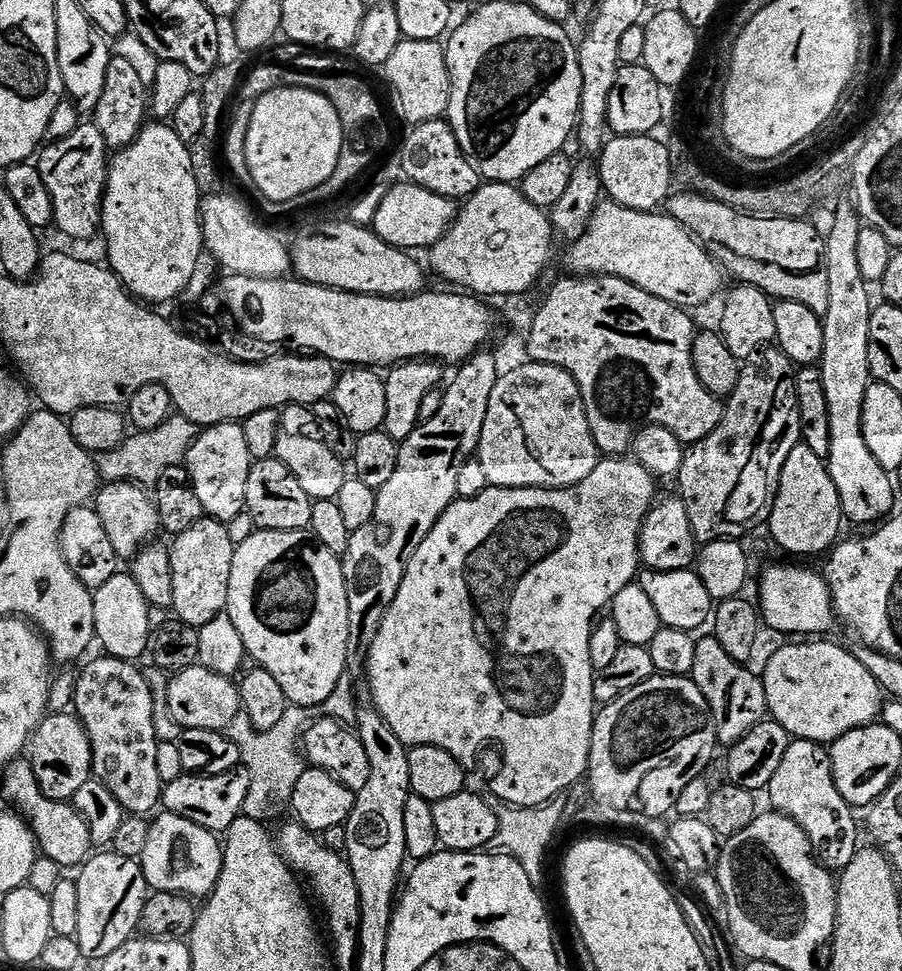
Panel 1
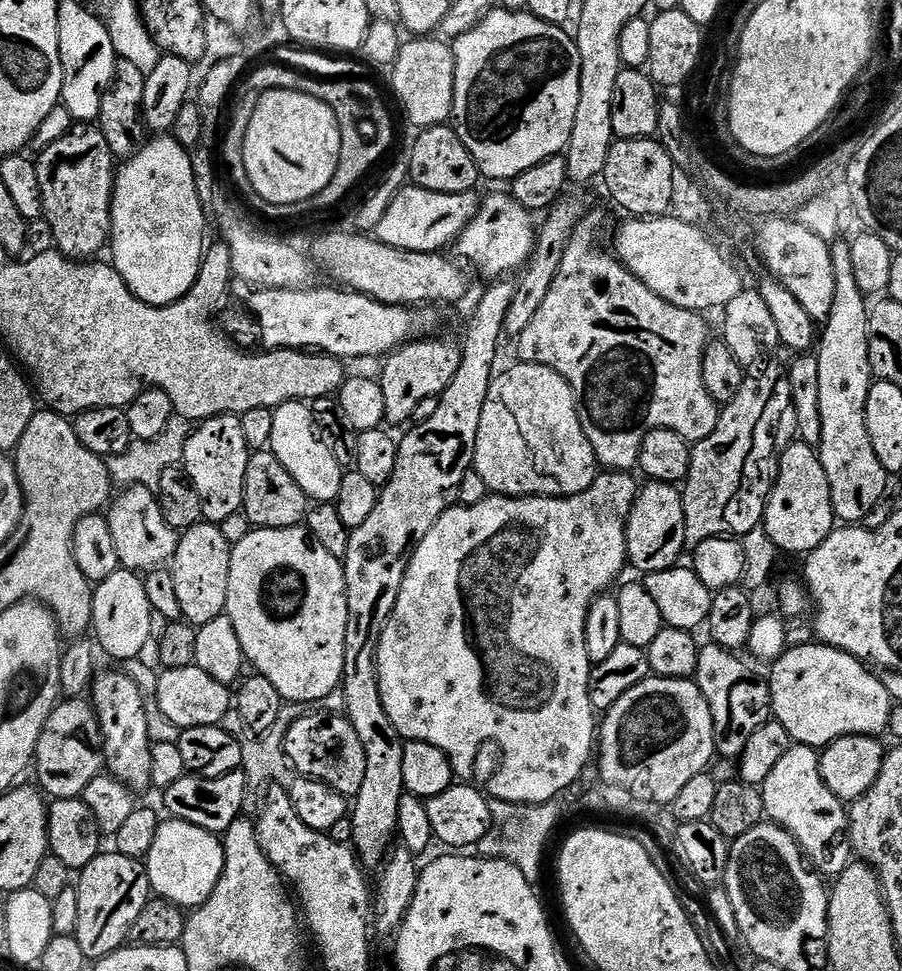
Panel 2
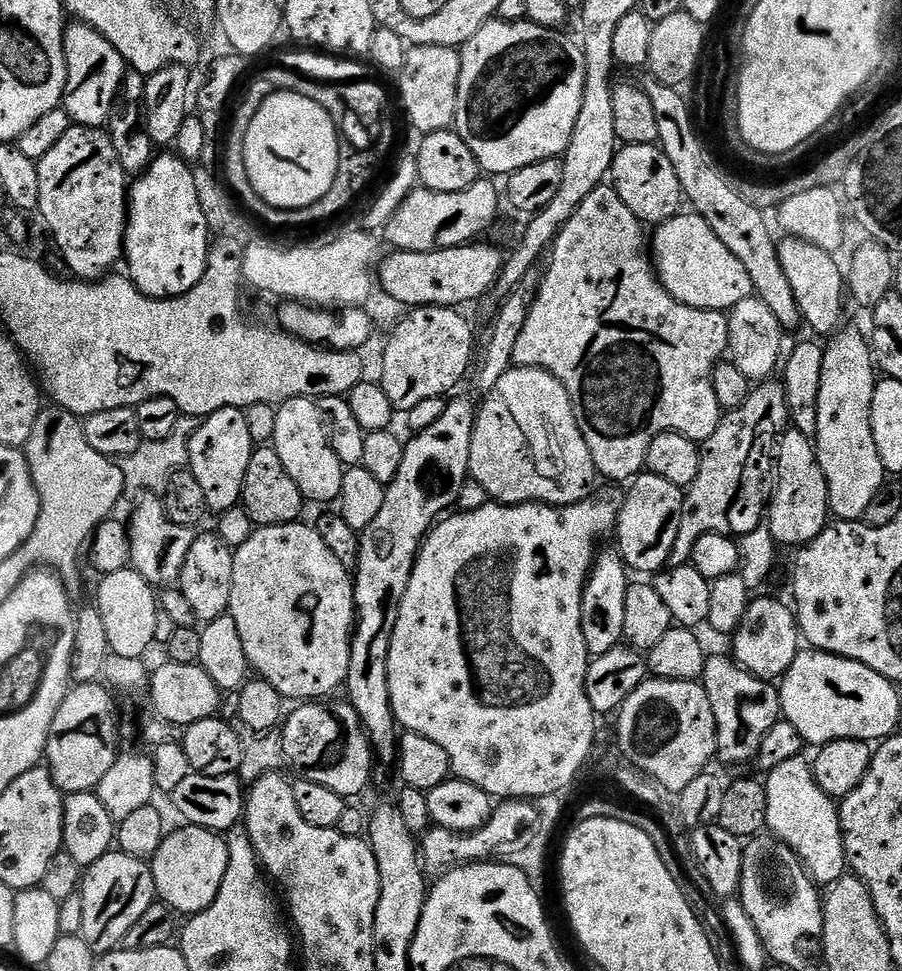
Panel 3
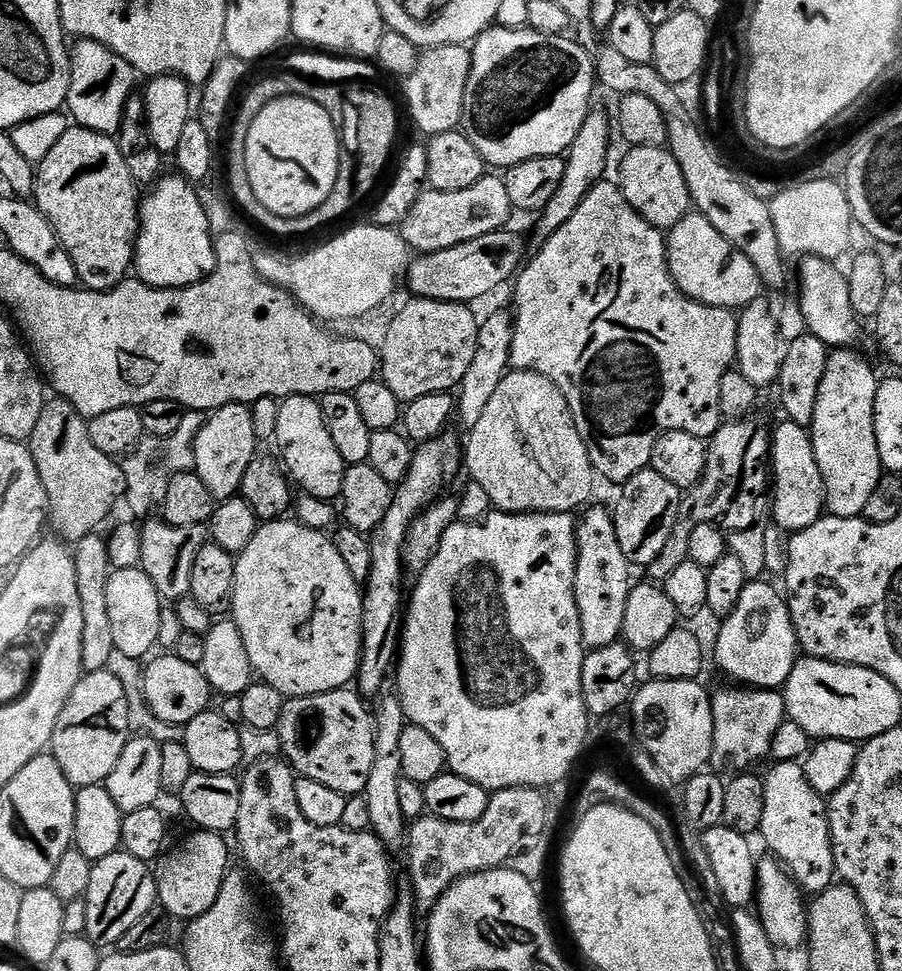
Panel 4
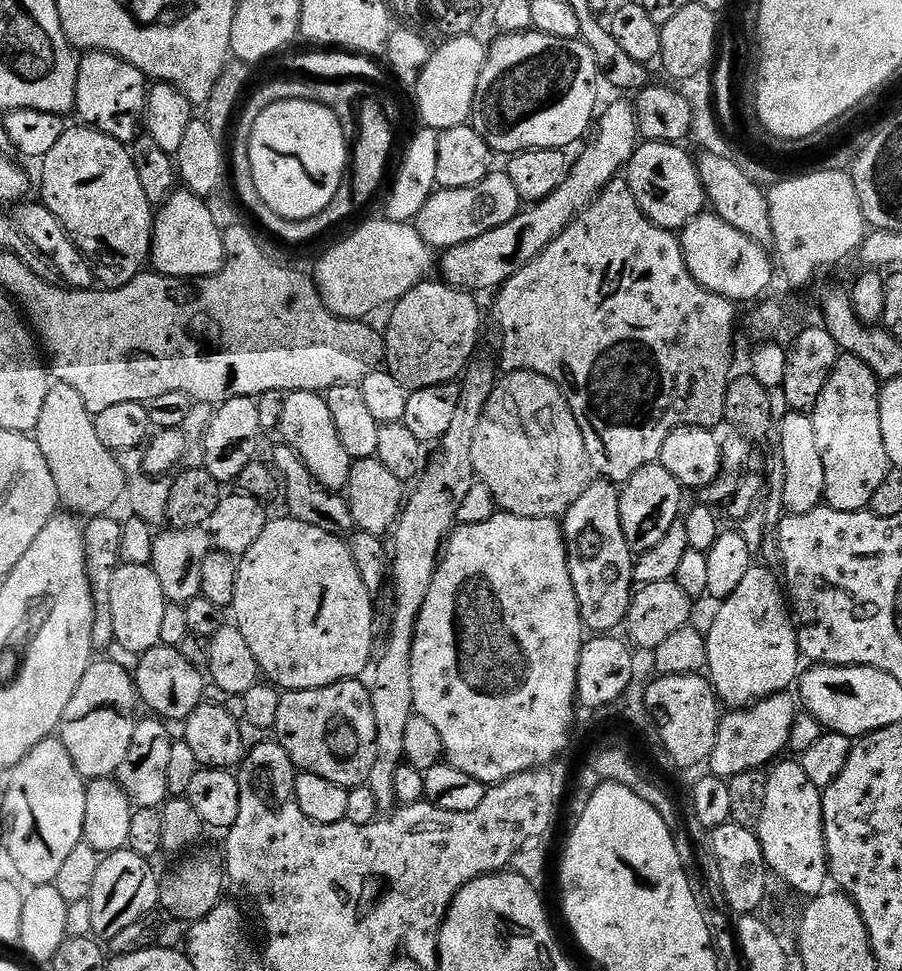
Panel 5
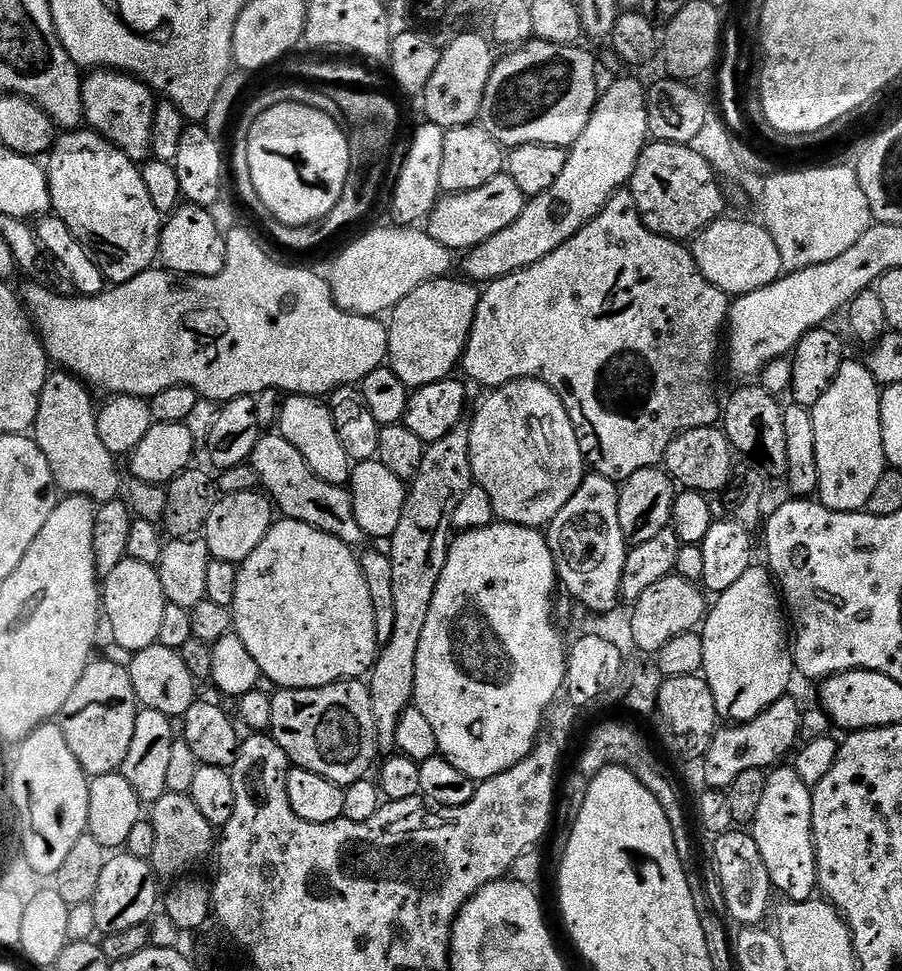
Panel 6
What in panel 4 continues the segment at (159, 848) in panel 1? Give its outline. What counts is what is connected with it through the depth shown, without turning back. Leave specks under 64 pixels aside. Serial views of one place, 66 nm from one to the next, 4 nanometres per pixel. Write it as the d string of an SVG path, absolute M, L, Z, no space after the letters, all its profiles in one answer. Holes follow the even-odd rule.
M198 830L187 840L177 856L165 855L161 859L156 868L157 901L168 915L173 918L193 920L204 914L206 910L210 910L214 902L217 901L222 882L230 868L228 865L228 848L230 852L230 846L229 843L227 846L225 840L227 839L217 832Z

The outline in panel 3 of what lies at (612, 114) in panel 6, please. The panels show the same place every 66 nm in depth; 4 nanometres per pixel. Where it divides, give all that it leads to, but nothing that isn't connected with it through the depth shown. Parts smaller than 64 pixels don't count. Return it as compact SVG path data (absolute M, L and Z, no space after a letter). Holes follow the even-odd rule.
M469 242L458 248L435 248L433 252L392 250L378 265L378 284L392 300L414 308L456 308L491 293L504 268L505 253L492 244Z

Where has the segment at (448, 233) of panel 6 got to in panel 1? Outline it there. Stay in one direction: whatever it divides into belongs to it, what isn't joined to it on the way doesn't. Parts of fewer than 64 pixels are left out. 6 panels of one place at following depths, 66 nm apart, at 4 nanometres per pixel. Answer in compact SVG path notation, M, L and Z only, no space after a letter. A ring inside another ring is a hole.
M396 182L389 188L386 198L382 198L382 206L378 206L378 214L374 218L371 229L378 238L382 238L395 248L427 250L433 248L447 234L457 215L457 201L434 194L411 182Z

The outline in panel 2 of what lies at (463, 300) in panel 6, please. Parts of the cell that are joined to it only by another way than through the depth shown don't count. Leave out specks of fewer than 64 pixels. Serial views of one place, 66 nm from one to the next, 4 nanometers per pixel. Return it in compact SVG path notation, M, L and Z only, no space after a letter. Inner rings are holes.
M421 338L413 340L397 348L383 361L384 369L378 373L382 386L382 399L386 401L385 421L390 425L407 425L412 420L414 410L418 410L426 398L441 396L450 386L454 374L458 374L461 358L461 345L452 340L436 340L437 338Z

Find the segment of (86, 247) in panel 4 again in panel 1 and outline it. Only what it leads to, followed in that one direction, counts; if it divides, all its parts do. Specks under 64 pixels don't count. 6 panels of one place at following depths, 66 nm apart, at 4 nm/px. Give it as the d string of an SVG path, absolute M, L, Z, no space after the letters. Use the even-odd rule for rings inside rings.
M95 122L80 123L70 138L51 141L39 153L38 167L42 182L50 192L50 202L54 204L54 228L62 235L72 240L88 240L95 232L97 235L101 231L100 207L108 181L109 159L108 143L102 134L98 134Z

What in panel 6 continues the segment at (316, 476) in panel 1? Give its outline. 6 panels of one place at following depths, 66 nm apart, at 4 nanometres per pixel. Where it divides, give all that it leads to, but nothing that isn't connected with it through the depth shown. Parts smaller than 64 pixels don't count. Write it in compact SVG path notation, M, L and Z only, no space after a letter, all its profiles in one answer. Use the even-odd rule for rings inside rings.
M289 395L280 407L278 432L279 435L286 438L286 442L290 442L290 446L294 446L294 450L298 450L298 454L302 454L302 458L306 458L310 470L314 470L314 474L318 474L318 478L331 484L342 485L347 485L351 481L354 464L348 459L346 450L342 450L342 442L338 442L338 430L334 426L327 403L310 396Z

